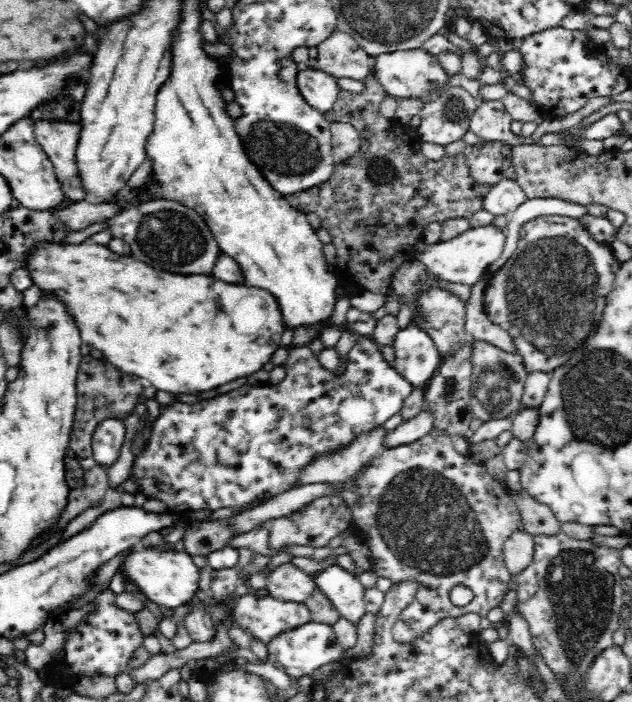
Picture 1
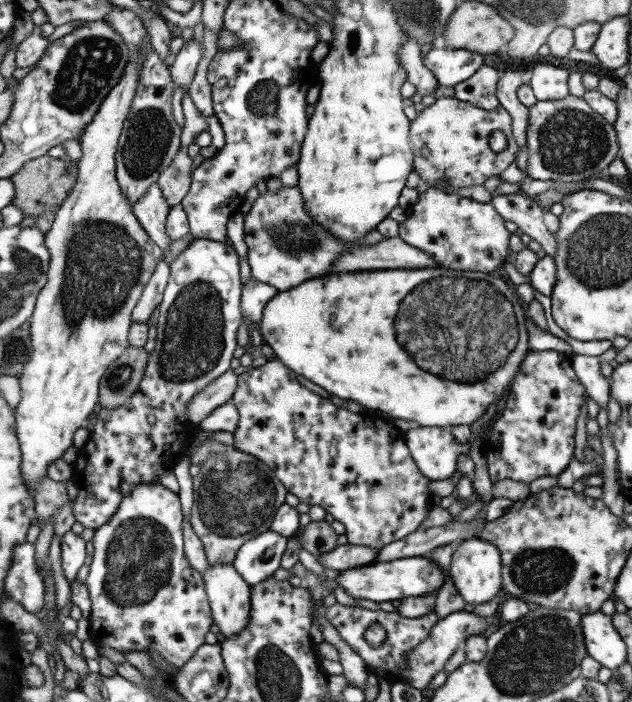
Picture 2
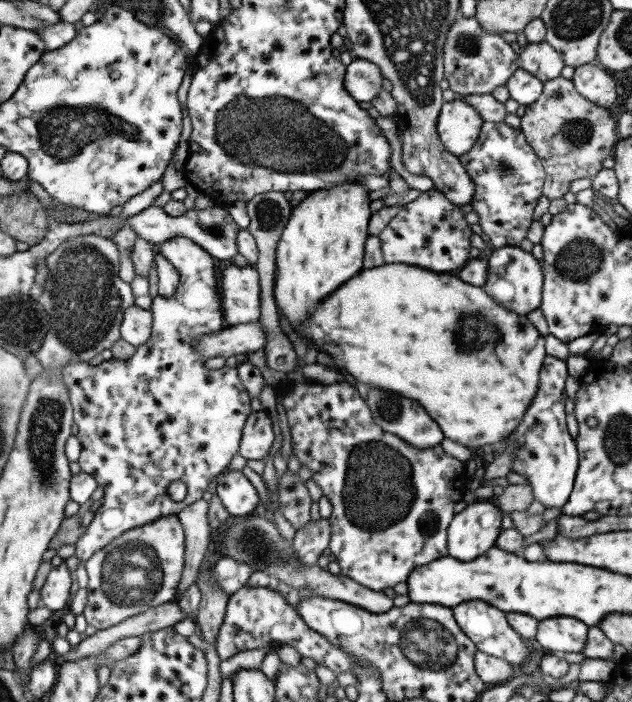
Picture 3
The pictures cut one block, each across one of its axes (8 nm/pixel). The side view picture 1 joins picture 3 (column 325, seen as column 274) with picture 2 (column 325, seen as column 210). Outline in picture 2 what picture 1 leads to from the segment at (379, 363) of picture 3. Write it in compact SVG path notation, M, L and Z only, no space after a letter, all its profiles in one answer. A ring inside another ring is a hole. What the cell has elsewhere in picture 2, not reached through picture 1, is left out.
M437 266L307 279L289 290L278 291L275 298L268 300L255 327L263 343L271 346L277 361L296 375L315 382L329 394L353 400L361 407L373 410L371 414L385 412L390 421L399 418L419 427L451 427L475 422L512 384L529 350L524 315L525 306L501 274L443 270ZM465 314L469 318L473 316L471 320L477 324L465 324ZM403 350L411 354L405 354ZM507 350L510 352L508 356ZM485 376L487 380L483 380Z

